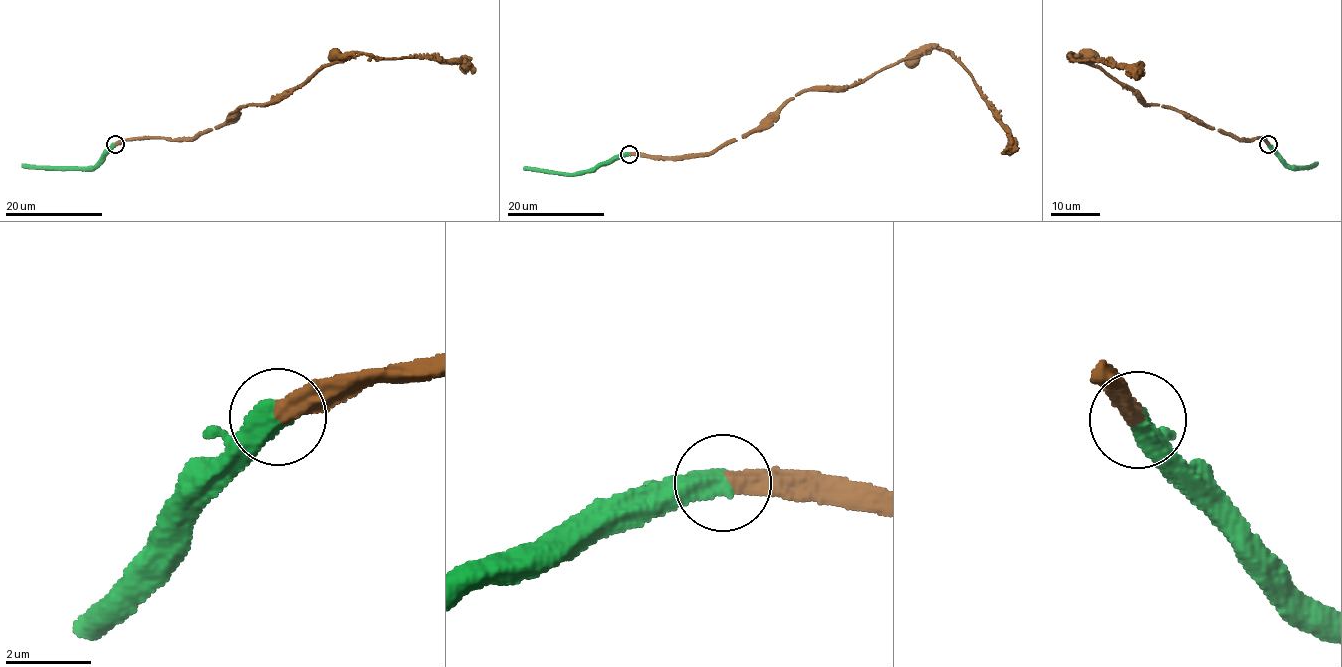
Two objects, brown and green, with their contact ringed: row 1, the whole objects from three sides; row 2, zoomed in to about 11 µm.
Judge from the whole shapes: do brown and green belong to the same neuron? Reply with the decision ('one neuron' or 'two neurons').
one neuron

